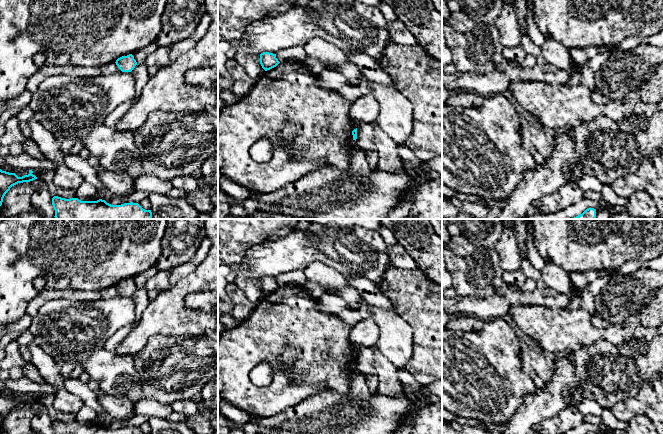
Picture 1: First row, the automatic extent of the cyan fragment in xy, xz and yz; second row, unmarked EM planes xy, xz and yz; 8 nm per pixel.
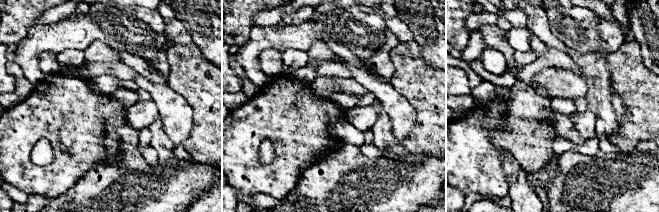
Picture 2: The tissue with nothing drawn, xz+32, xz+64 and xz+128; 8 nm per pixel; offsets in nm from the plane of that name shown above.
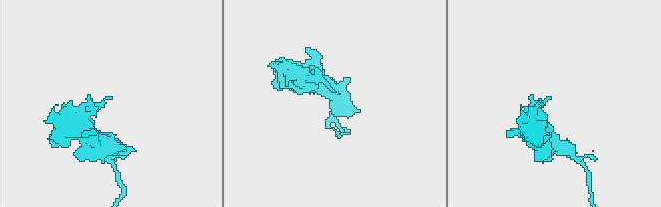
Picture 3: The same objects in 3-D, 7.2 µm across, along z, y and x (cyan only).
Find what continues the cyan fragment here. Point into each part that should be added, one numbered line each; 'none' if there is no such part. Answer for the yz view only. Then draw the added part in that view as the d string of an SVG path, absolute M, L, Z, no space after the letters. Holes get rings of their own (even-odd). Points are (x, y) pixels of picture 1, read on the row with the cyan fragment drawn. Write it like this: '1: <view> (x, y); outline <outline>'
none

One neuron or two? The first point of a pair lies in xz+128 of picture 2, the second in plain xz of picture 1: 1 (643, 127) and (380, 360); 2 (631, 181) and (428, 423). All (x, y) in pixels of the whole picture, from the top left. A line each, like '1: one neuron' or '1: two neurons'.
1: two neurons
2: two neurons

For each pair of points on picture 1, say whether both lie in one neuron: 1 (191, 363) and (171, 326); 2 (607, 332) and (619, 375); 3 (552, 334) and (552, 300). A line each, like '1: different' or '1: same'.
1: different
2: different
3: different

